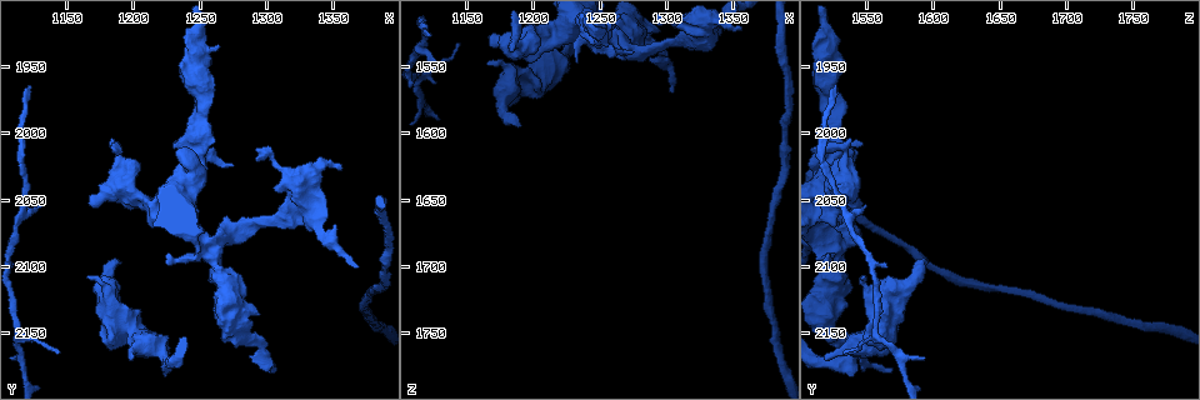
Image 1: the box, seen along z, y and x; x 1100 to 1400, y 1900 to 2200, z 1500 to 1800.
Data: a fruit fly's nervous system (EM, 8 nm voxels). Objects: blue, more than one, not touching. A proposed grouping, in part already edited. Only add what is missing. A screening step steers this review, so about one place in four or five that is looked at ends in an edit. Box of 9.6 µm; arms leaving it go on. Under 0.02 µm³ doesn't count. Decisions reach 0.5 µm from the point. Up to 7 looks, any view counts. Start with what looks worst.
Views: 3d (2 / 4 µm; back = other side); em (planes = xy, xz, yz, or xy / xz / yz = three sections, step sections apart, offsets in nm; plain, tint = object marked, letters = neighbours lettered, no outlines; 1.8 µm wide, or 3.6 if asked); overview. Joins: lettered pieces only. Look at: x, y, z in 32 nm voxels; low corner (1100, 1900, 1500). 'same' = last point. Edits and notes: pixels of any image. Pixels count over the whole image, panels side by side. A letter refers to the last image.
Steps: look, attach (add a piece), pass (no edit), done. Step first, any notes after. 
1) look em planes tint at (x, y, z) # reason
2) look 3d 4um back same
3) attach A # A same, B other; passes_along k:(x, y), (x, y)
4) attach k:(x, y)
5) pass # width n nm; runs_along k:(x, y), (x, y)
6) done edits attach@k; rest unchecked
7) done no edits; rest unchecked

look em xy step 8 tint at (1132, 2056, 1550)

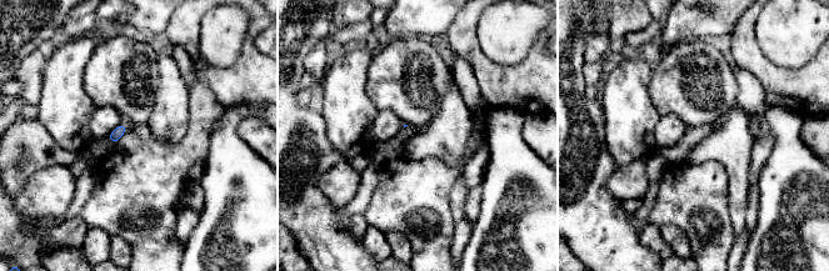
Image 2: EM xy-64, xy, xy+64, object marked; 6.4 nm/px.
look em planes letters same

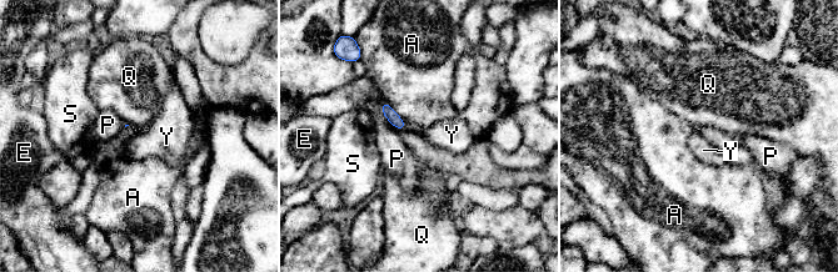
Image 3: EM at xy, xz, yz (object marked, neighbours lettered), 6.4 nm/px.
pass # A other, E other, P other, Q other, S other, Y other; border 3:(404, 122), (405, 129); none of them fits

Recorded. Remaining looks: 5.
look em planes letters at (1190, 2098, 1596) # branch stops here

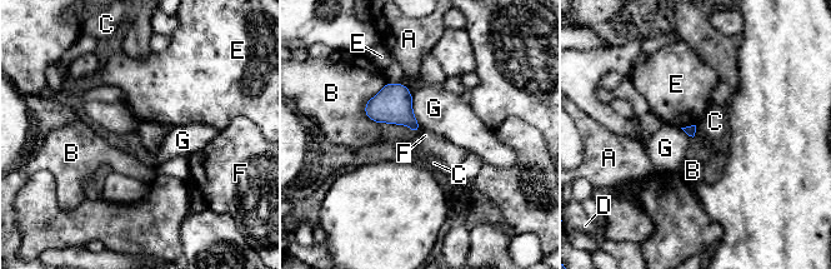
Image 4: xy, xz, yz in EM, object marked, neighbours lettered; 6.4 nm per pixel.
pass # A other, B other, C other, D other, E other, F other, G other; no lettered piece goes on from it

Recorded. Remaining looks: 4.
look em xy step 4 tint at (1252, 2084, 1520) # sharp bend

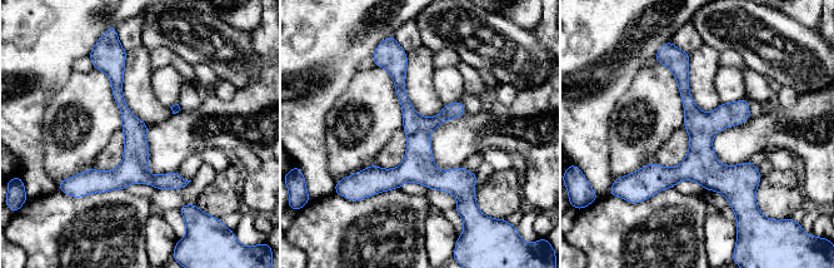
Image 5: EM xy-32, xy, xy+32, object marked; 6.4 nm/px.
look em xy step 4 letters same # see the neighbours

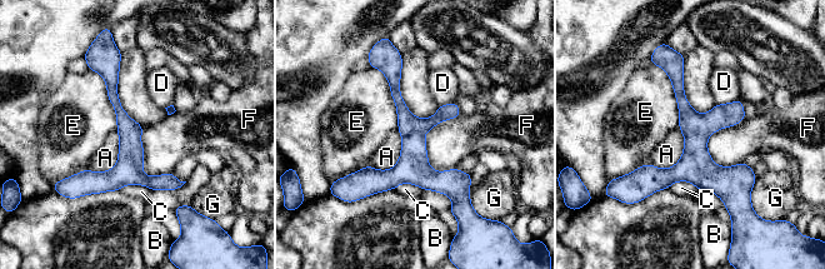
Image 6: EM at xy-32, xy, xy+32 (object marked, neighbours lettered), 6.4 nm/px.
pass # A other, B other, C other, D other, E other, F other, G other; runs_along 6:(673, 64), (695, 160), (729, 202); no lettered piece goes on from it

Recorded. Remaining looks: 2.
done no edits; rest unchecked

